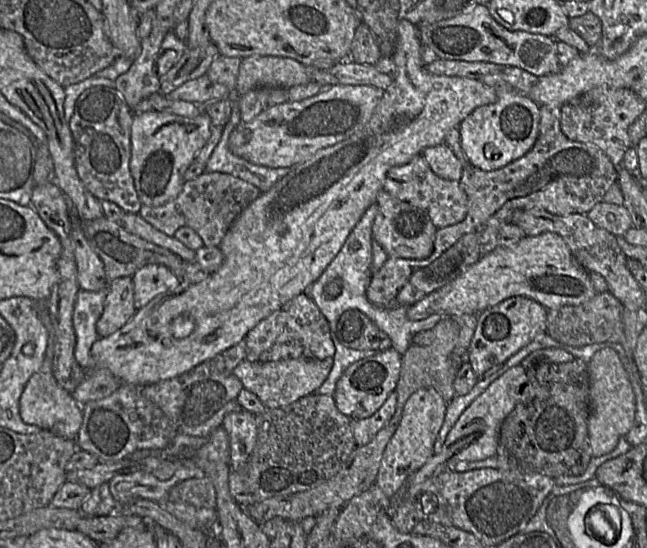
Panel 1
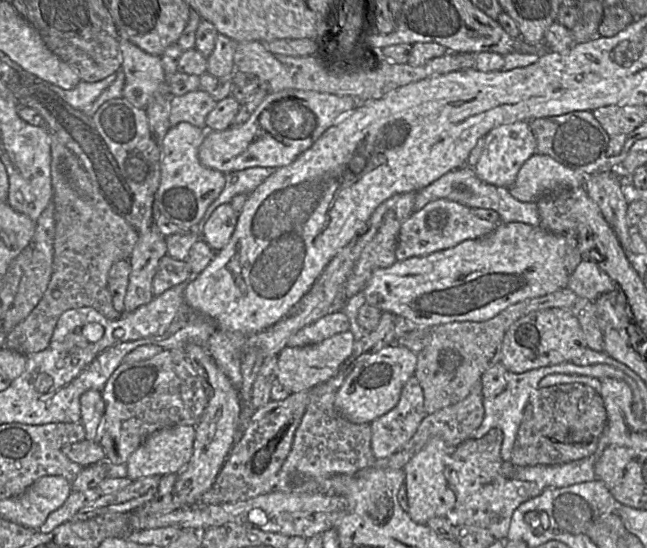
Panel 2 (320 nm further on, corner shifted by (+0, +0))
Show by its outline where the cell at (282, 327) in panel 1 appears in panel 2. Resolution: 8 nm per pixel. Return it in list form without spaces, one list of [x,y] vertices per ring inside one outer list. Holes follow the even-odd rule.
[[[342,310],[333,312],[301,328],[289,338],[287,346],[299,347],[316,344],[335,334],[345,332],[349,328],[347,315]]]

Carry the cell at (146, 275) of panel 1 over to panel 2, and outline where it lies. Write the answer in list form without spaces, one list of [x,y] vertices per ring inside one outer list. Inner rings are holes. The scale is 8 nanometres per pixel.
[[[164,255],[158,264],[153,279],[153,295],[157,296],[169,288],[185,282],[193,275],[186,260],[178,260],[170,255]]]

